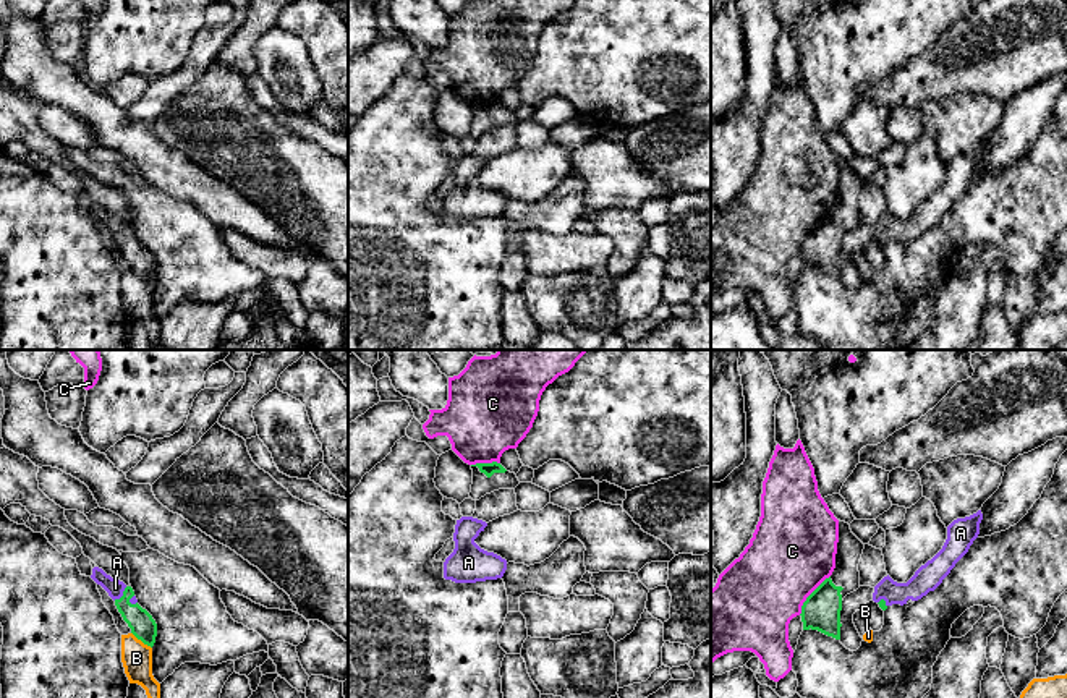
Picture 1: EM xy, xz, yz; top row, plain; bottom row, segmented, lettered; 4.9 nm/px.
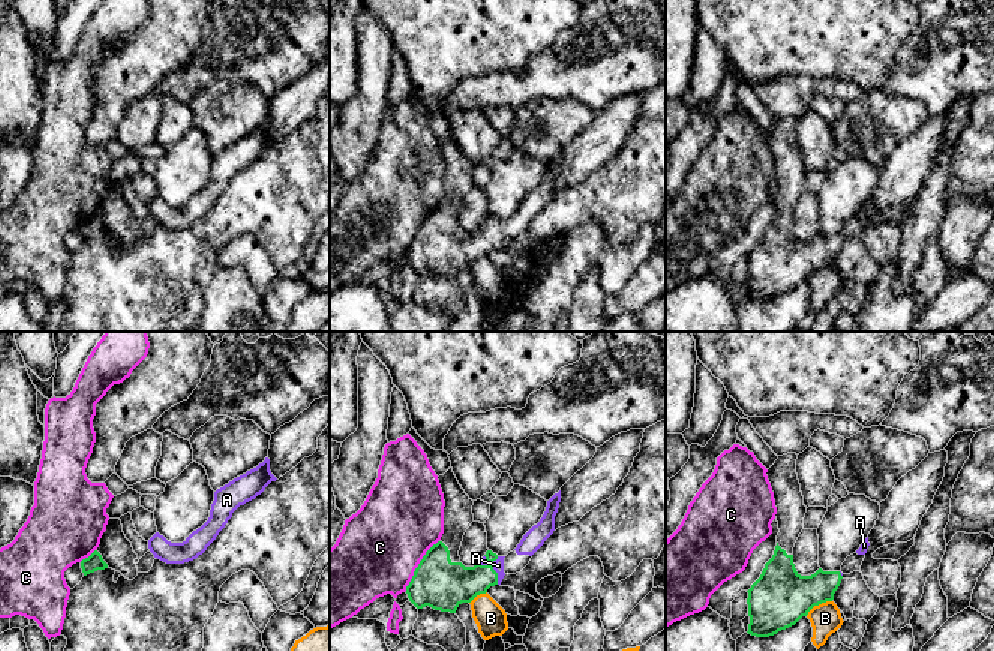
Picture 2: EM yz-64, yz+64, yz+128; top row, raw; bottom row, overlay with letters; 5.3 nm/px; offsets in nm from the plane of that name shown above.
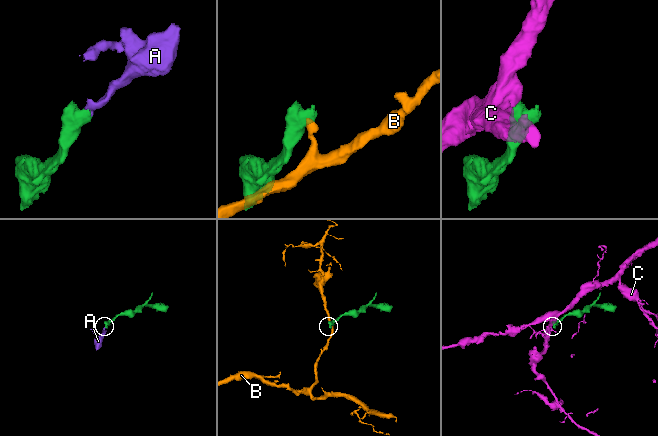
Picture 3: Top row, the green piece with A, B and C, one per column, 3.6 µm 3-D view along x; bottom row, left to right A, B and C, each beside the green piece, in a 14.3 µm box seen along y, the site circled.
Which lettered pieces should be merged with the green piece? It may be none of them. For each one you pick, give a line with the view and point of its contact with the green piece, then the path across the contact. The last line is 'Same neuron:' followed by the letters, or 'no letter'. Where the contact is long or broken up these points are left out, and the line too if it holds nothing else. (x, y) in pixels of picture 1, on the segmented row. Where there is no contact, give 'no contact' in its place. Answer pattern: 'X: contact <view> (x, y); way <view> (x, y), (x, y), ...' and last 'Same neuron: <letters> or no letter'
A: contact xy (123, 595); way xy (140, 621), (128, 608), (123, 595), (115, 588)
Same neuron: A

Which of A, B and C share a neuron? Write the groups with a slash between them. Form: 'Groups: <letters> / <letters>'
Groups: A / B / C

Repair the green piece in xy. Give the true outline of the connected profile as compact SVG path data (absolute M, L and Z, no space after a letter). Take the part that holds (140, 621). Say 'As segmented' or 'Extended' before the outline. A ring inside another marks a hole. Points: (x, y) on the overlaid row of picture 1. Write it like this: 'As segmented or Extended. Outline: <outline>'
Extended. Outline: M99 567L92 568L91 578L115 601L115 606L131 628L131 633L152 648L157 636L157 624L152 615L138 604L133 588L112 578Z

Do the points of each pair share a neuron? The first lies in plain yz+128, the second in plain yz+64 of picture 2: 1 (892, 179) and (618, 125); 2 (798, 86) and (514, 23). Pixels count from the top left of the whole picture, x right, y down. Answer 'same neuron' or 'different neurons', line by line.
1: same neuron
2: different neurons

